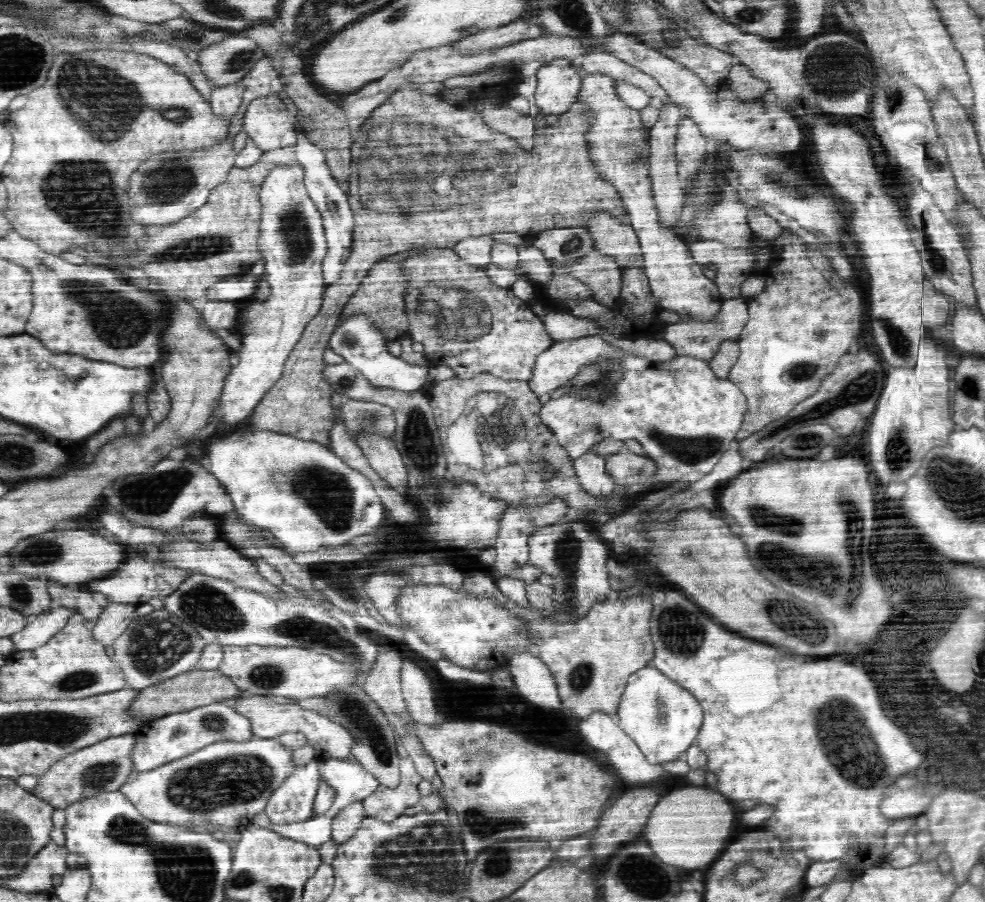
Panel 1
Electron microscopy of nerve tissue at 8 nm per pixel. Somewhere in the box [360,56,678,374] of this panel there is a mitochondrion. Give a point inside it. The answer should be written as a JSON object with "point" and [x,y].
{"point":[471,318]}

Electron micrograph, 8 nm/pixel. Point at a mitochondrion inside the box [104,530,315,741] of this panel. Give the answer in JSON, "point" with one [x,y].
{"point":[155,644]}

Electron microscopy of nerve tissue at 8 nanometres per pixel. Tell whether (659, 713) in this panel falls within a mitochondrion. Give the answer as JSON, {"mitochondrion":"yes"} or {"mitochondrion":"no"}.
{"mitochondrion":"yes"}

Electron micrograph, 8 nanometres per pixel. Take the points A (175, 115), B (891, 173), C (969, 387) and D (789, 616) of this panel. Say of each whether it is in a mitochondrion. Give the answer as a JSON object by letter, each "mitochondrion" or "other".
{"A":"mitochondrion","B":"other","C":"other","D":"mitochondrion"}

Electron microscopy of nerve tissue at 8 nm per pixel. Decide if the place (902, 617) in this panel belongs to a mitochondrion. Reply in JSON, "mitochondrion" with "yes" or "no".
{"mitochondrion":"no"}

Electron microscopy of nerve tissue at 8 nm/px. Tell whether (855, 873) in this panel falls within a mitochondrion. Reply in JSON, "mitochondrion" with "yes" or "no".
{"mitochondrion":"no"}

